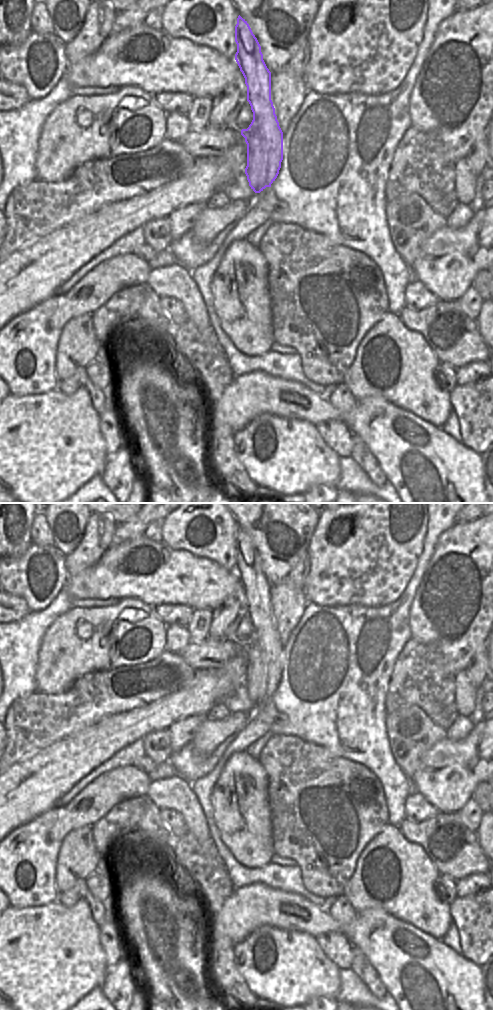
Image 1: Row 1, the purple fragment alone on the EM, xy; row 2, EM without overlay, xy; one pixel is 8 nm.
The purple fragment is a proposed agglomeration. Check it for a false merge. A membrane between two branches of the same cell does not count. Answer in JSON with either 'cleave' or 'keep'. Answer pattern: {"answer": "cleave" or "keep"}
{"answer": "cleave"}

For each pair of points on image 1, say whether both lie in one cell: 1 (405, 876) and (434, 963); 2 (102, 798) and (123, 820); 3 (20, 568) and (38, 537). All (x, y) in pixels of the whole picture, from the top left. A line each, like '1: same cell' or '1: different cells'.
1: different cells
2: different cells
3: different cells

